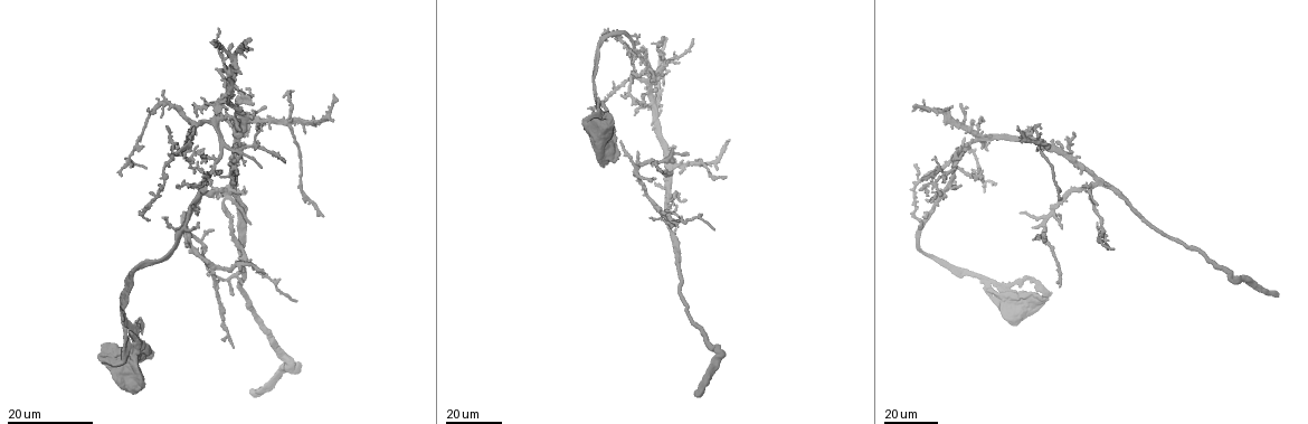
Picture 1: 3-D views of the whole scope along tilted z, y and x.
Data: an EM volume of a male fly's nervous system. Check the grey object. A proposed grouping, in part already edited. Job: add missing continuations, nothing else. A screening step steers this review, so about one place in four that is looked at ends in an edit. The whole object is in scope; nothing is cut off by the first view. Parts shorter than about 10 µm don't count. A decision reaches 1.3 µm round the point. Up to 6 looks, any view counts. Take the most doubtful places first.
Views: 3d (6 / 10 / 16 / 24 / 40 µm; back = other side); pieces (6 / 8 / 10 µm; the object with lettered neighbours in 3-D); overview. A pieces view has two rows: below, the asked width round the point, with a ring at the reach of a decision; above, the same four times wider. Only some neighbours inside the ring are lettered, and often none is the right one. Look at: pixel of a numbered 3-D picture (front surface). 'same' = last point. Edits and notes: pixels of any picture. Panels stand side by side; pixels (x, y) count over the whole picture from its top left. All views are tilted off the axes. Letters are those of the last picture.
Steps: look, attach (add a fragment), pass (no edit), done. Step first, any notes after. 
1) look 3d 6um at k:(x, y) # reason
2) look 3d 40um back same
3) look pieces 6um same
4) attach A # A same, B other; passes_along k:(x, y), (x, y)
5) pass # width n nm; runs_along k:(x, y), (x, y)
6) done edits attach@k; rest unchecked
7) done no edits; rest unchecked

look 3d 16um at 1:(675, 147) # branch stops here

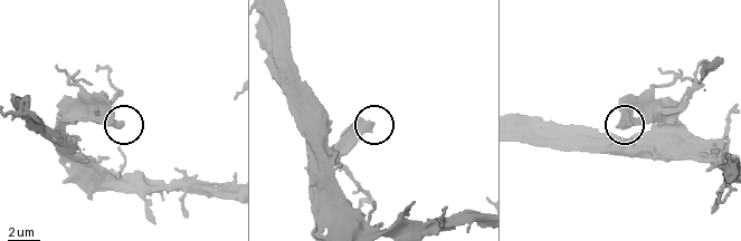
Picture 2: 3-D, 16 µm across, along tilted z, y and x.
look pieces 6um at 2:(626, 126)

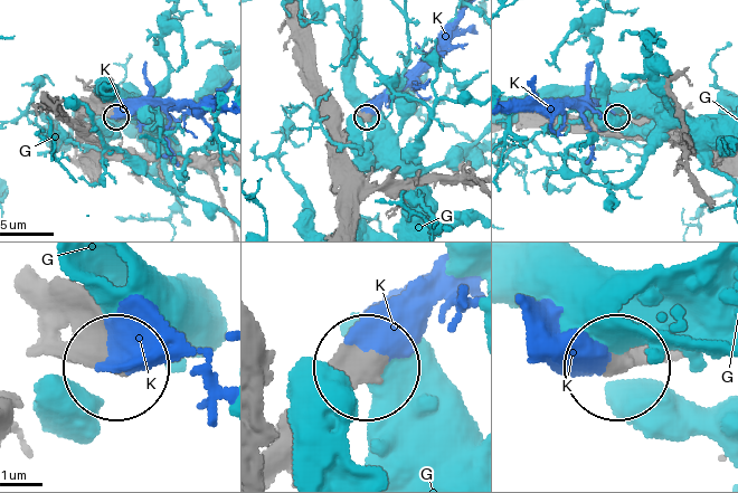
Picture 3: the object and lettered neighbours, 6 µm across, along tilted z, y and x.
attach K # G other, K same; the neuron continues

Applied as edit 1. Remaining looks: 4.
look overview

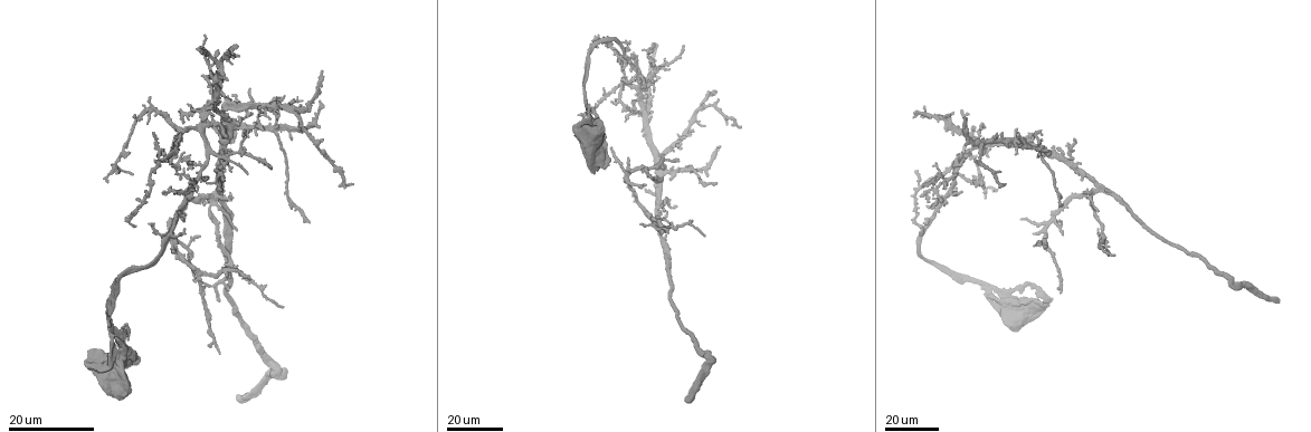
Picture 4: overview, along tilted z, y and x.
look 3d 16um at 4:(189, 183) # thin end

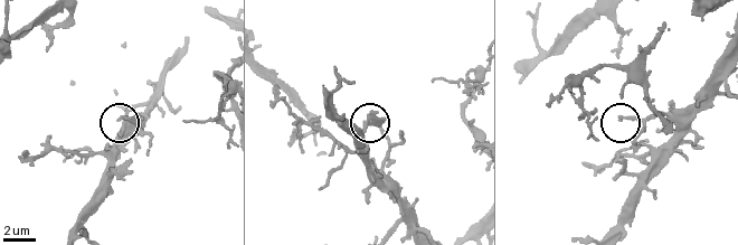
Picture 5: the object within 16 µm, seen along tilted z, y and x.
look pieces 8um at 5:(119, 120)

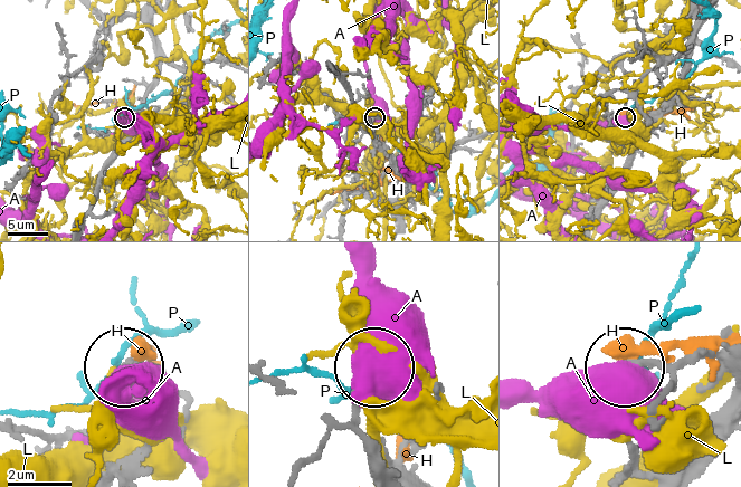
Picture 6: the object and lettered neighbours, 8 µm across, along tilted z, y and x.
pass # A other, H other, L other, P other; none of them fits

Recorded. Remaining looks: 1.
done edits attach@3; rest unchecked

